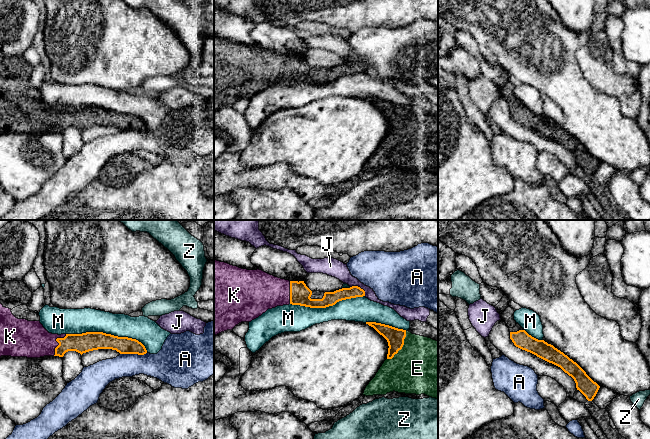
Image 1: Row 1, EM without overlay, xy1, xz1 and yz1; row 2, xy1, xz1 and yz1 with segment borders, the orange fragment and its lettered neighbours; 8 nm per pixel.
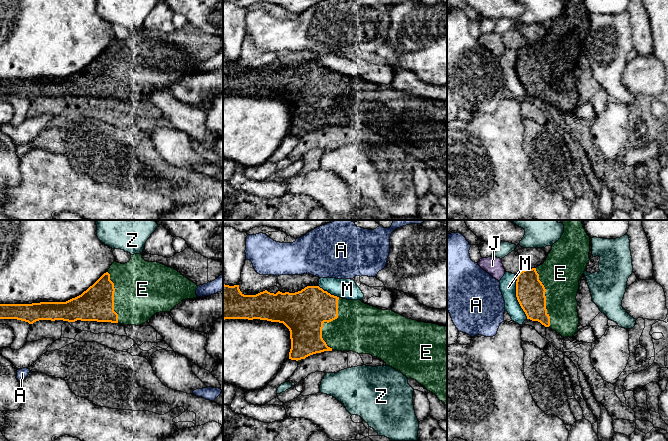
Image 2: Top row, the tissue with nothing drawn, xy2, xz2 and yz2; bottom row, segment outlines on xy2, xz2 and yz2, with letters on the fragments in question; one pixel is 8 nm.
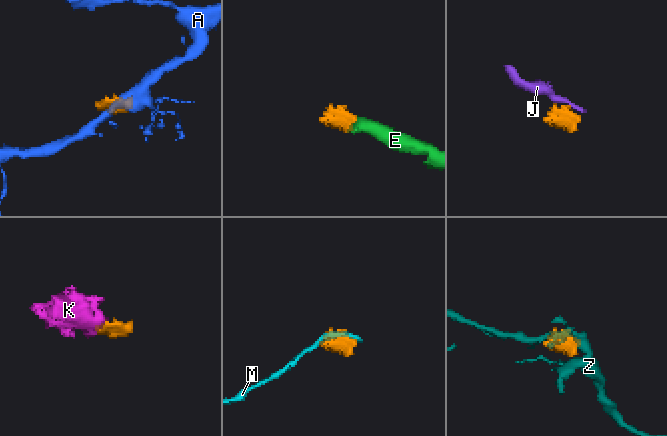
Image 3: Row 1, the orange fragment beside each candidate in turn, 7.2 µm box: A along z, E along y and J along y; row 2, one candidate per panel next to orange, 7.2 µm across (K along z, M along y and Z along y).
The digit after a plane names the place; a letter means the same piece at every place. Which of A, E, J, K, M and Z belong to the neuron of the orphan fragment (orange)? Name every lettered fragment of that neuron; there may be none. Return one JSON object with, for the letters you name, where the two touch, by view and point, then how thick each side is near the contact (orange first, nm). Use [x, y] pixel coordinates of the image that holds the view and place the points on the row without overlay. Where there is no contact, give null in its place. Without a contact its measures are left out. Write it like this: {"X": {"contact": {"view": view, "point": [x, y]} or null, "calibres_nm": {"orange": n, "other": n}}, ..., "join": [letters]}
{"E": {"contact": {"view": "xz2", "point": [326, 97]}, "calibres_nm": {"orange": 360, "other": 360}}, "K": {"contact": {"view": "xy1", "point": [57, 117]}, "calibres_nm": {"orange": 160, "other": 300}}, "join": ["E", "K"]}

